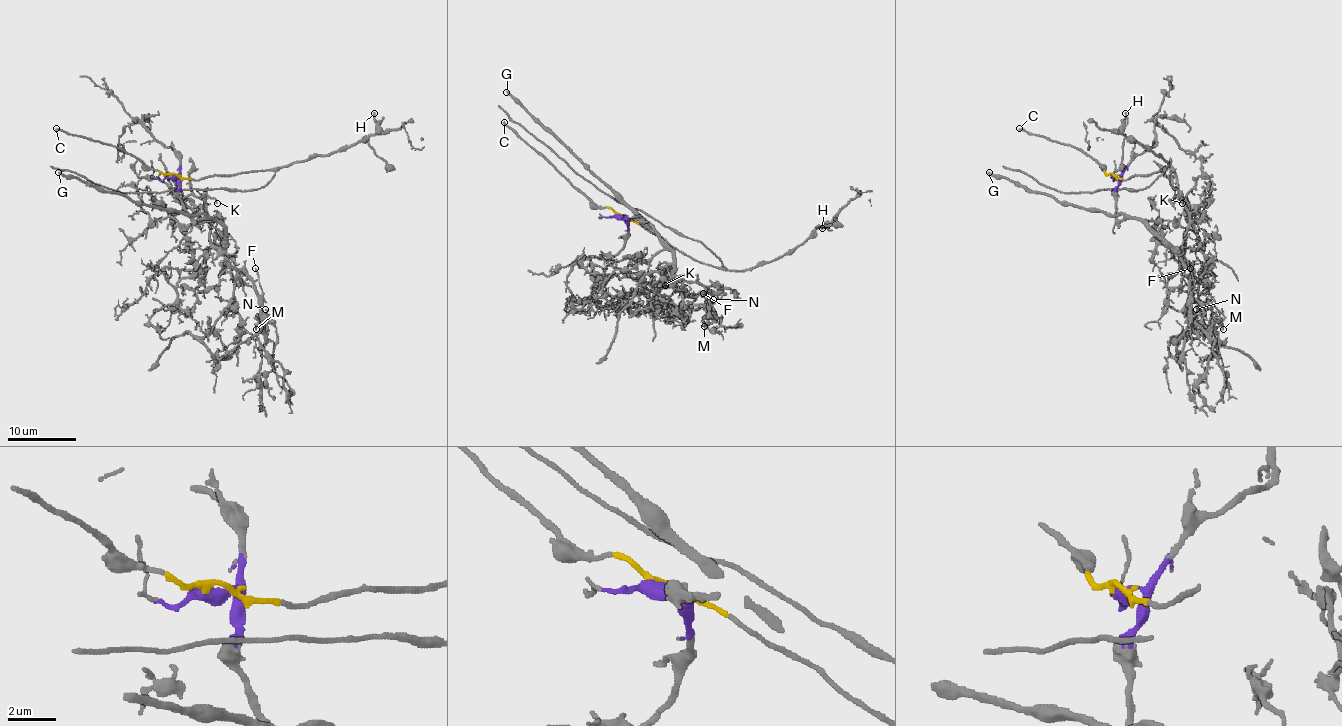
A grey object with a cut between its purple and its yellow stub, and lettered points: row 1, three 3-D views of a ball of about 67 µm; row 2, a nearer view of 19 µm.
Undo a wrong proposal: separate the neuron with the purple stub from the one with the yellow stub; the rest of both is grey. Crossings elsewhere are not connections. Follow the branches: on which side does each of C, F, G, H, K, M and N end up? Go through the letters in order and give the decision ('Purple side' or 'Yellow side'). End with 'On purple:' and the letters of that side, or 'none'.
C: Yellow side
F: Purple side
G: Purple side
H: Yellow side
K: Purple side
M: Purple side
N: Purple side
On purple: F, G, K, M, N

